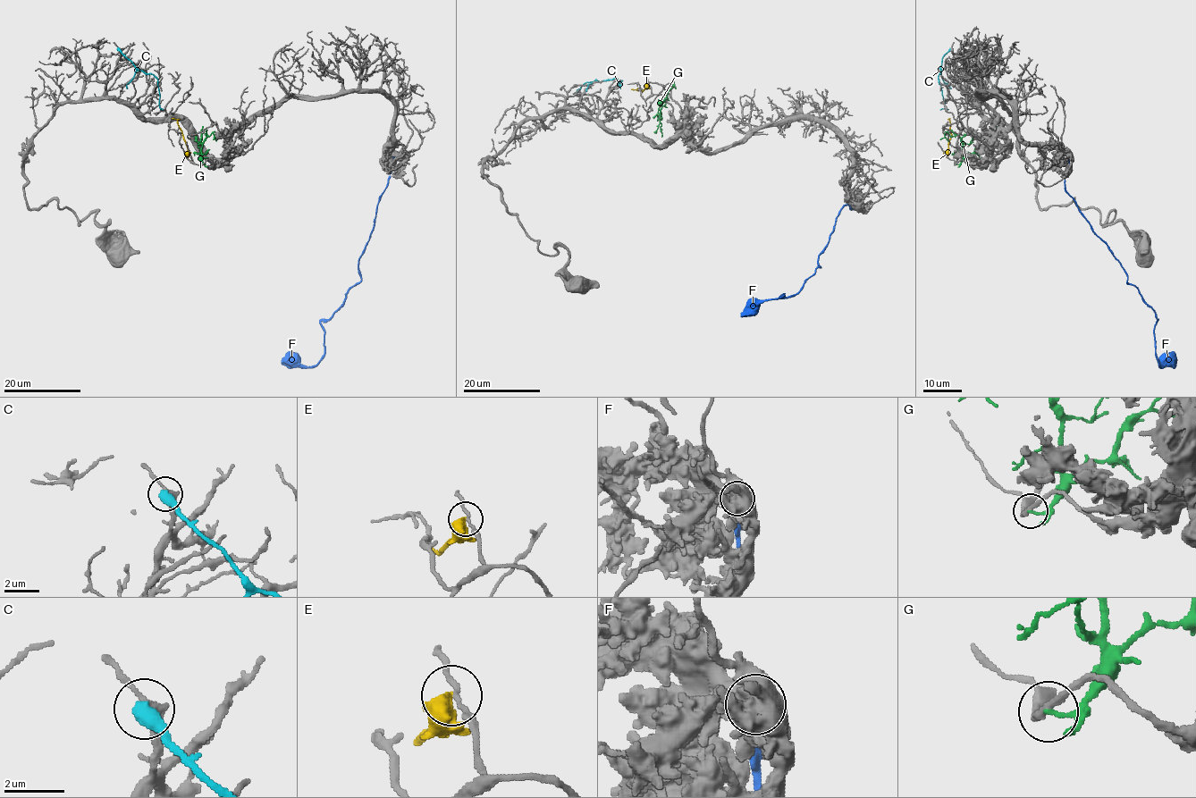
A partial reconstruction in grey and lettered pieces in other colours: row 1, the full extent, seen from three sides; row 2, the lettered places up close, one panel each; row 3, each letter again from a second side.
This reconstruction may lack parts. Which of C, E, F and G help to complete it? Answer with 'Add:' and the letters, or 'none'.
Add: none

